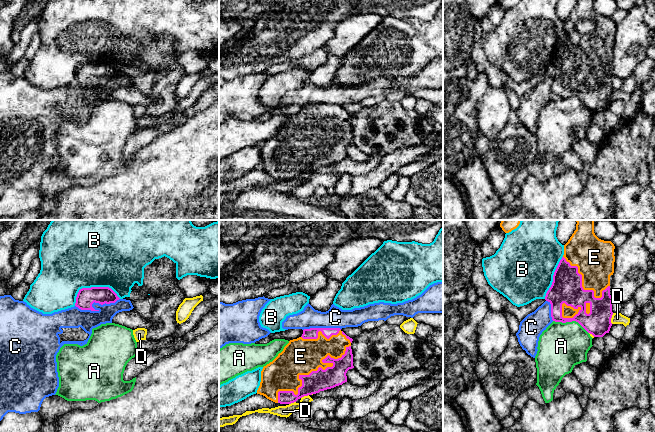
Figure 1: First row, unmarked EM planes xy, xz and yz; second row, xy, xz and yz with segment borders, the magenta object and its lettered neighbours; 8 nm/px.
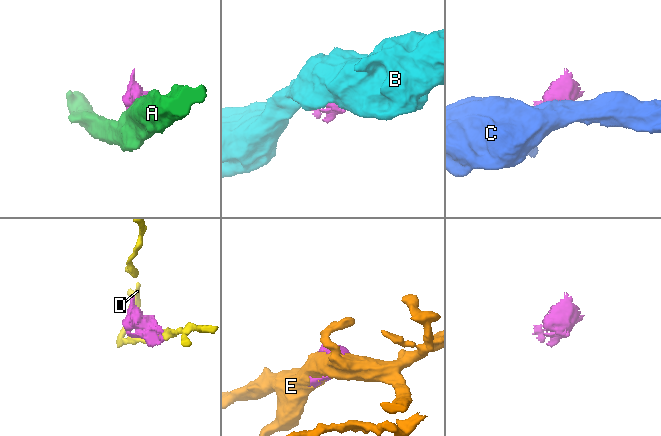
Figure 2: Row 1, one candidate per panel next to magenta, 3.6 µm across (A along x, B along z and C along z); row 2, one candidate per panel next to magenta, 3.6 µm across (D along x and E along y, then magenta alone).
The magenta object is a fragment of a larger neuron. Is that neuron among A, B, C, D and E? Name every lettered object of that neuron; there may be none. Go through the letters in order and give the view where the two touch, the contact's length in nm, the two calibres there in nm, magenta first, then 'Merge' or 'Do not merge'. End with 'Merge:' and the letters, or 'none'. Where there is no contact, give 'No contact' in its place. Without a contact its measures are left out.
A: Touches magenta in yz. Shared border 300 nm. Thickness 220 nm (magenta) against 380 nm. Do not merge
B: Touches magenta in xy. Shared border 380 nm. Thickness 150 nm (magenta) against 500 nm. Do not merge
C: Touches magenta in xy. Shared border 360 nm. Thickness 150 nm (magenta) against 170 nm. Do not merge
D: Touches magenta in yz. Shared border 90 nm. Thickness 200 nm (magenta) against 100 nm. Do not merge
E: Touches magenta in xz. Shared border 750 nm. Thickness 170 nm (magenta) against 300 nm. Merge
Merge: E

